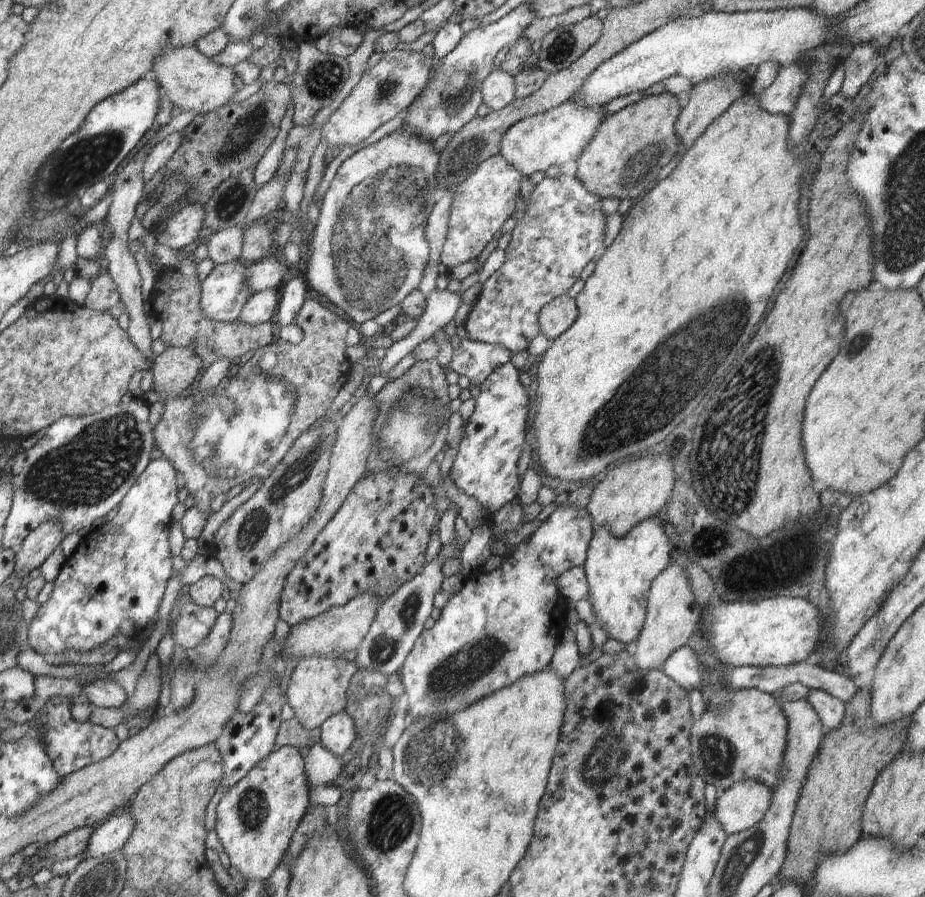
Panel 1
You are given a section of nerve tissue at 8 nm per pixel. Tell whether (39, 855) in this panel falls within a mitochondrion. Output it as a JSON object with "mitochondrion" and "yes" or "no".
{"mitochondrion":"no"}

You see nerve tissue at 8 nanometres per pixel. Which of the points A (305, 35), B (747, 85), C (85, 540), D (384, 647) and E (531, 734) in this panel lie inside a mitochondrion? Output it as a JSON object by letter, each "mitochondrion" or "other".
{"A":"other","B":"other","C":"other","D":"mitochondrion","E":"other"}

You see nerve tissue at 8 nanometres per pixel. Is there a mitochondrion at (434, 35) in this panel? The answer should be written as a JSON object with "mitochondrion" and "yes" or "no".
{"mitochondrion":"no"}

